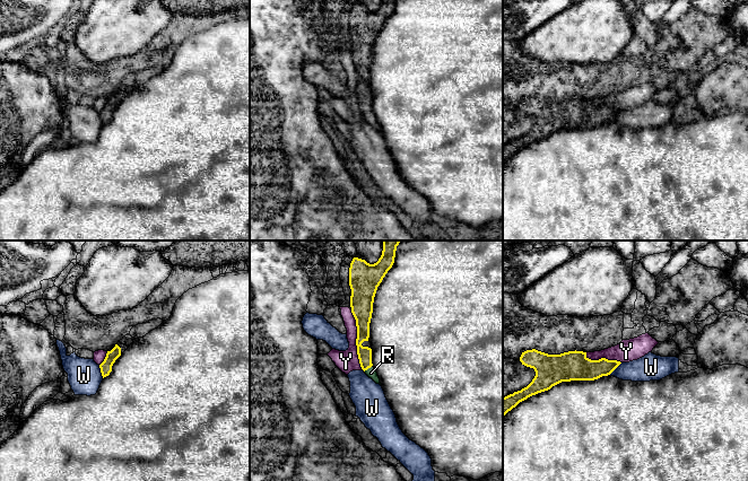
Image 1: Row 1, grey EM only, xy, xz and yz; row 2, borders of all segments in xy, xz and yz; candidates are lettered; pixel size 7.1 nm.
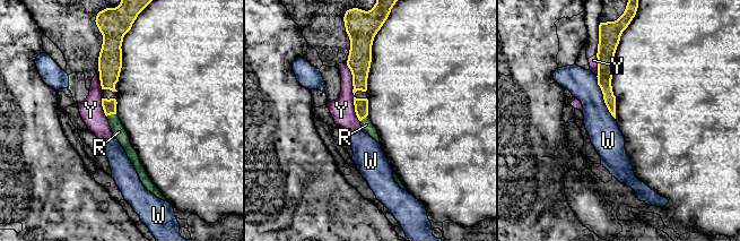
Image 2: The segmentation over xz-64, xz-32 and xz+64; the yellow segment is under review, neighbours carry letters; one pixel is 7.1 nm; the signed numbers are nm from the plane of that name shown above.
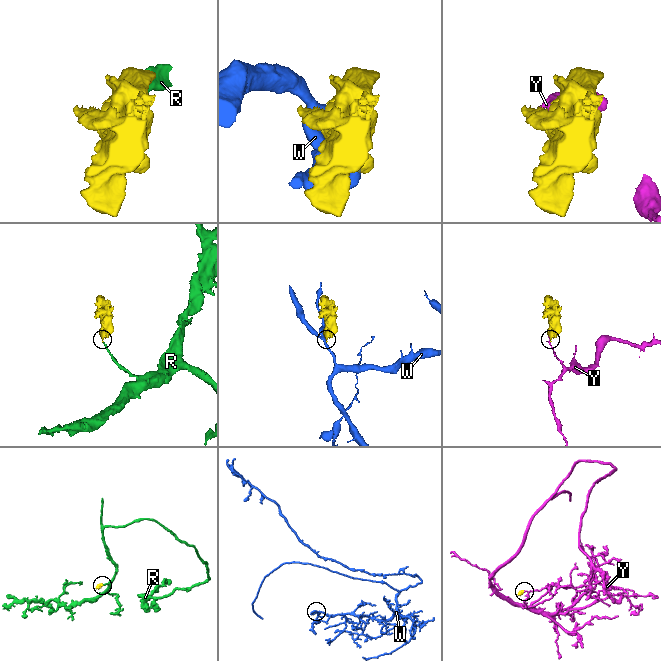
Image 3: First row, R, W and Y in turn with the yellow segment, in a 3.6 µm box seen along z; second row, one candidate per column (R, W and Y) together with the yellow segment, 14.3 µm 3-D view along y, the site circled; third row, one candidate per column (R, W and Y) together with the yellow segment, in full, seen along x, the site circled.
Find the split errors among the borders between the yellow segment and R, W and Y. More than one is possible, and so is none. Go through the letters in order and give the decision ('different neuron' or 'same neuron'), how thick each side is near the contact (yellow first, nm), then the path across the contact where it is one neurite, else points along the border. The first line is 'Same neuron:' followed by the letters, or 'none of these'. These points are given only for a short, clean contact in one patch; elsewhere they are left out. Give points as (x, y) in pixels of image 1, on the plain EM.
Same neuron: R
R: same neuron; 100 nm thick on the yellow side, 70 nm on the other; runs through xz (364, 101), (367, 115), (371, 120)
W: different neuron; 180 nm thick on the yellow side, 180 nm on the other
Y: different neuron; 160 nm thick on the yellow side, 150 nm on the other; border along xz (350, 57), (356, 73), (356, 101), (359, 113), (363, 116)

